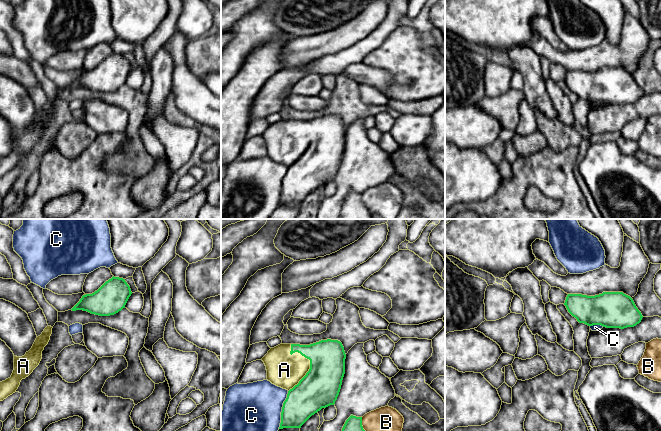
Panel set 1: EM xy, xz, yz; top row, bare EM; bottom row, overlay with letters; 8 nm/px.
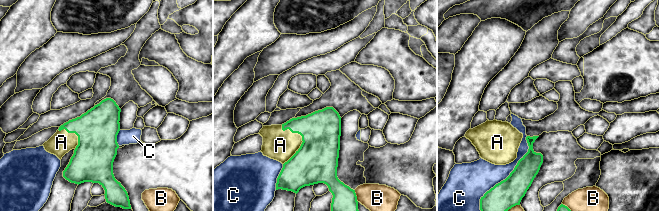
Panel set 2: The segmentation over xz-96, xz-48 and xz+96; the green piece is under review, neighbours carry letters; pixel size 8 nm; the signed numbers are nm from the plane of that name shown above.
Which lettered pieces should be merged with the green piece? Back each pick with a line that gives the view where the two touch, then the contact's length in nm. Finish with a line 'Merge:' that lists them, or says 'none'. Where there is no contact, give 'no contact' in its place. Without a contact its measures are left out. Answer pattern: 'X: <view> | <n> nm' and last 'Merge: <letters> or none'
A: xz | 380 nm
Merge: A

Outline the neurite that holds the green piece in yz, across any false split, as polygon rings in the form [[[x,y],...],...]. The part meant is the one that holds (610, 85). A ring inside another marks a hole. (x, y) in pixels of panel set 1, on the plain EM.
[[[603,68],[595,72],[568,70],[564,81],[579,99],[606,104],[634,103],[643,94],[633,75],[623,68]]]

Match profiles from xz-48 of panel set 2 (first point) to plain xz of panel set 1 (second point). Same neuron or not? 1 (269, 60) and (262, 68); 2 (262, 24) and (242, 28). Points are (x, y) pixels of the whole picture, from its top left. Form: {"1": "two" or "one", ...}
{"1": "two", "2": "one"}

